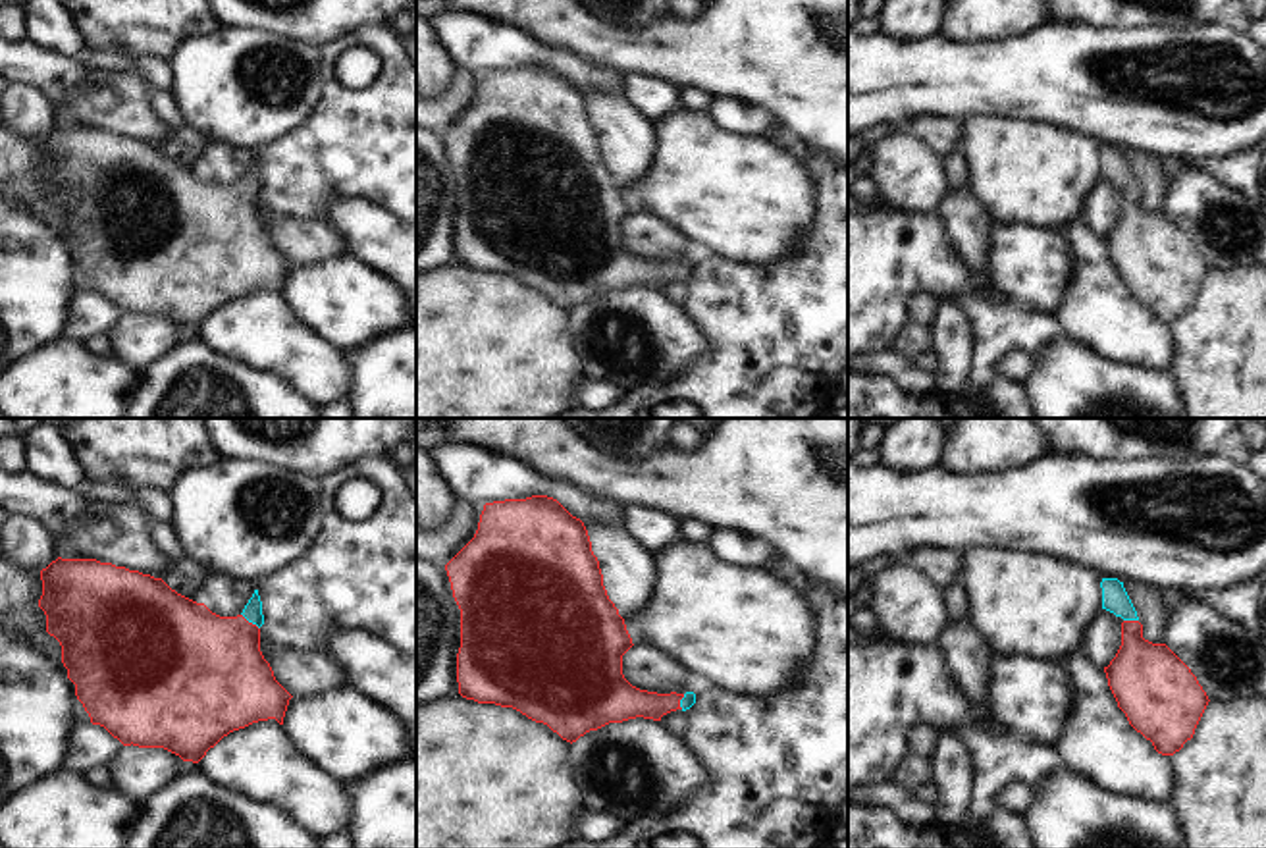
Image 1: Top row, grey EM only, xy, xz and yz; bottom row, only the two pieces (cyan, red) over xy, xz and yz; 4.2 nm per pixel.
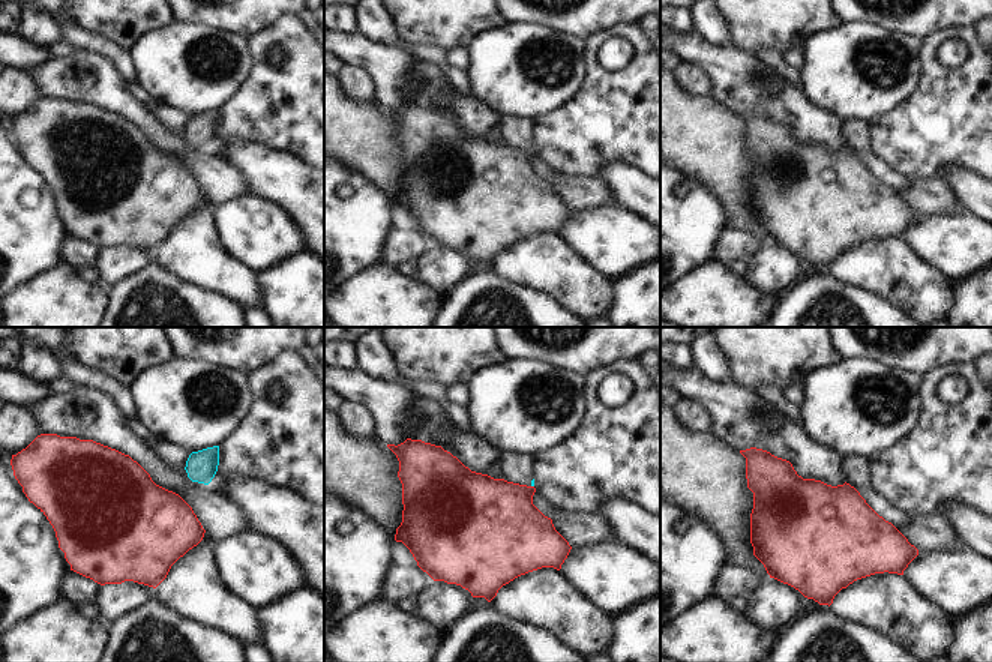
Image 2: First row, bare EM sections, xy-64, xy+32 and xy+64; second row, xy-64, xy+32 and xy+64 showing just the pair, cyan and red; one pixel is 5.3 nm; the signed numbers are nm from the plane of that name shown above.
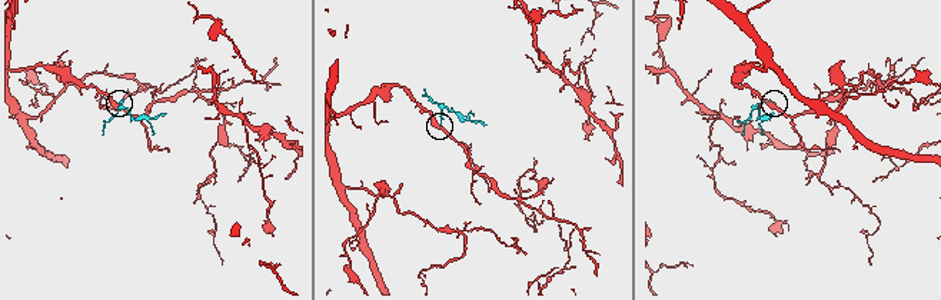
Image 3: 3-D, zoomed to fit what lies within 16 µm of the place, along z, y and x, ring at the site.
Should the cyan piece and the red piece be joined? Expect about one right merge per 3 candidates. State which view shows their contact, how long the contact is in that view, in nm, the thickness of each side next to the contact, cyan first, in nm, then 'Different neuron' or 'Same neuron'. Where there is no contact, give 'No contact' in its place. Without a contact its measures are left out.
Touches cyan in xy. Shared border 100 nm. Thickness 80 nm (cyan) against 420 nm. Same neuron.

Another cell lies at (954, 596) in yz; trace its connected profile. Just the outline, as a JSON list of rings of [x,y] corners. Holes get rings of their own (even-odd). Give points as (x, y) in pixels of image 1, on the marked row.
[[[960,582],[944,588],[944,607],[948,611],[948,621],[969,617],[967,592]]]

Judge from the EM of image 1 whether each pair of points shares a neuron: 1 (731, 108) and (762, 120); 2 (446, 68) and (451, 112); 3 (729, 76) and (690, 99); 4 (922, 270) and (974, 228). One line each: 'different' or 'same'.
1: same
2: different
3: different
4: different

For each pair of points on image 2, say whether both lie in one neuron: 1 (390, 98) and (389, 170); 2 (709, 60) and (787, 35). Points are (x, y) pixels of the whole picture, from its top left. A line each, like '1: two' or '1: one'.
1: two
2: two

